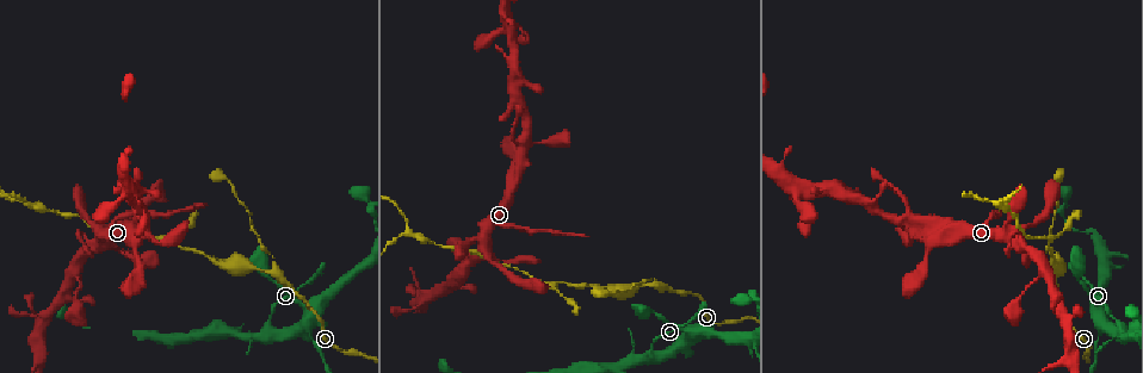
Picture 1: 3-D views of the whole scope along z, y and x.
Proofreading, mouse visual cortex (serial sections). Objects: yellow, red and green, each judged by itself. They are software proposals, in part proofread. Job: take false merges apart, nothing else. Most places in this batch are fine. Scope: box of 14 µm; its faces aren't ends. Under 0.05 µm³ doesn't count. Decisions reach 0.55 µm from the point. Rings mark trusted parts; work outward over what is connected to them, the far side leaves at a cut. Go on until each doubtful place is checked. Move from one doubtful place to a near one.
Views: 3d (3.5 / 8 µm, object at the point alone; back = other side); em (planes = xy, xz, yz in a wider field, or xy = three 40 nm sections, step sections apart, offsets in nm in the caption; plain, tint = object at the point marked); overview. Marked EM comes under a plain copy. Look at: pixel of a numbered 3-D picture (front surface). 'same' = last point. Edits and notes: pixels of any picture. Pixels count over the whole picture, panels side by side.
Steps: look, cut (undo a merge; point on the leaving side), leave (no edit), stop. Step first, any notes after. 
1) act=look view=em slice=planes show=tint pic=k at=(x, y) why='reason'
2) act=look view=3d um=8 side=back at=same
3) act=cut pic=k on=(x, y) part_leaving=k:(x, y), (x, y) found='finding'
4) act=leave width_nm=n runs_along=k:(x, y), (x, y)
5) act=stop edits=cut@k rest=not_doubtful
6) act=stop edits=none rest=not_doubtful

act=look view=3d um=3.5 pic=1 at=(275, 275) why='three arms meet'

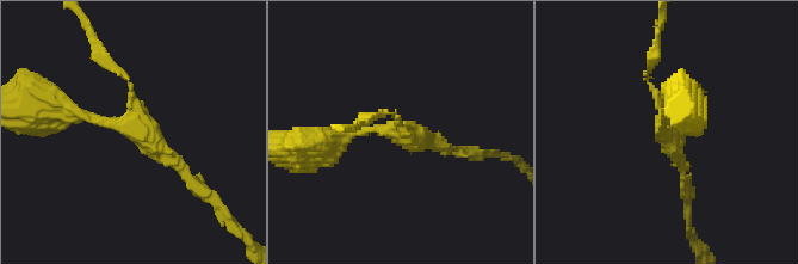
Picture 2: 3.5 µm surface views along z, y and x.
act=look view=em slice=xy step=5 show=tint pic=2 at=(668, 127) arms=3 arm_widths_nm=100,150,150 why='shape alone is not enough'

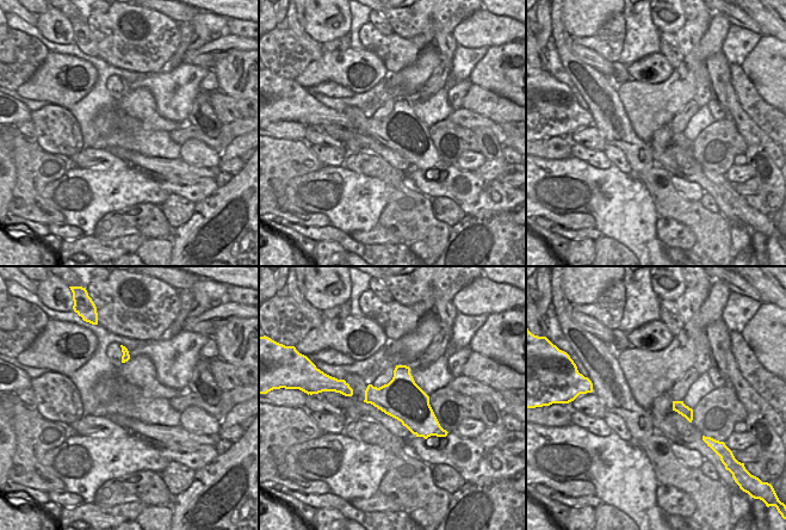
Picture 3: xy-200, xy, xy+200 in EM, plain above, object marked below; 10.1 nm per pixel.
act=leave found='all the same cell'

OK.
act=look view=3d um=3.5 pic=1 at=(1050, 238) why='abrupt turn'

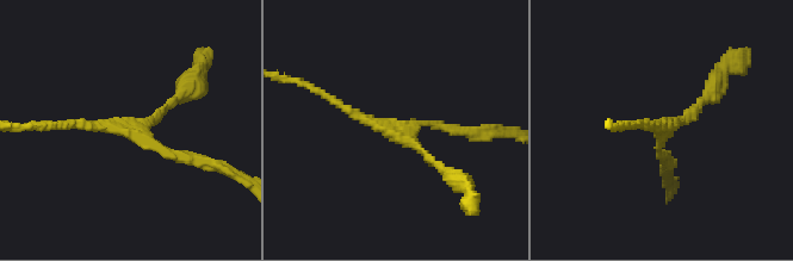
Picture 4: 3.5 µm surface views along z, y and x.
act=look view=em slice=xy step=5 show=tint pic=4 at=(667, 133) arms=3 arm_widths_nm=100,150,150

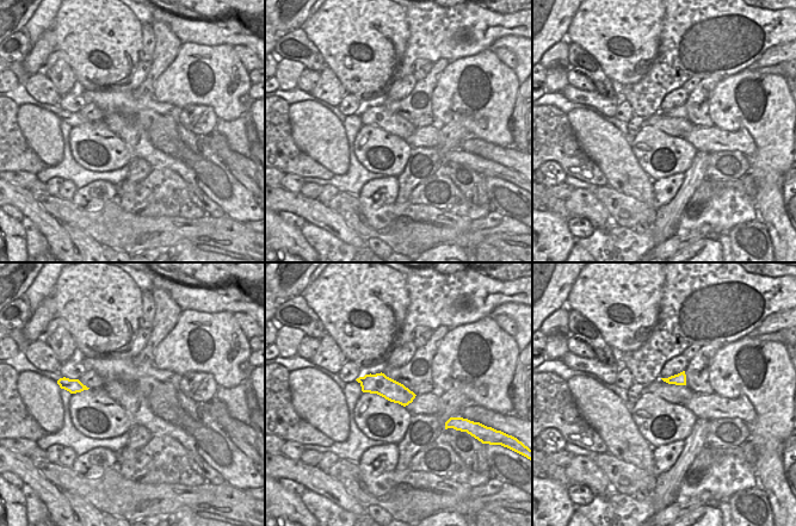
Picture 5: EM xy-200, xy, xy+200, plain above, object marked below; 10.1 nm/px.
act=leave runs_along=4:(203, 160), (155, 149), (129, 128), (60, 124) found='all the same cell'

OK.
act=look view=3d um=3.5 pic=1 at=(412, 231) why='three-way junction'

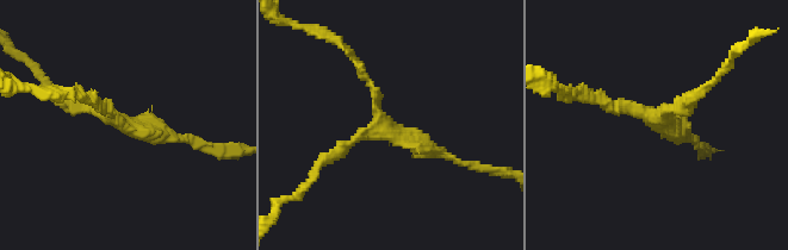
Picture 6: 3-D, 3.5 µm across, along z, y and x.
act=look view=em slice=xy step=3 show=tint pic=6 at=(660, 121) arms=3 arm_widths_nm=100,150,200 why='need the tissue'

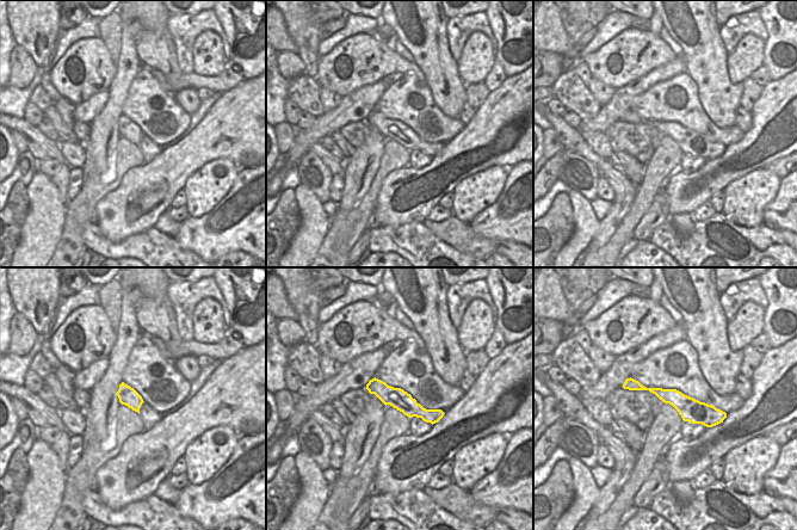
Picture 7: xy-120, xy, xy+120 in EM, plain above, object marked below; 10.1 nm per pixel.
act=leave width_nm=200 runs_along=7:(626, 384), (716, 413) found='one cell here'

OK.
act=stop edits=none rest=not_doubtful

